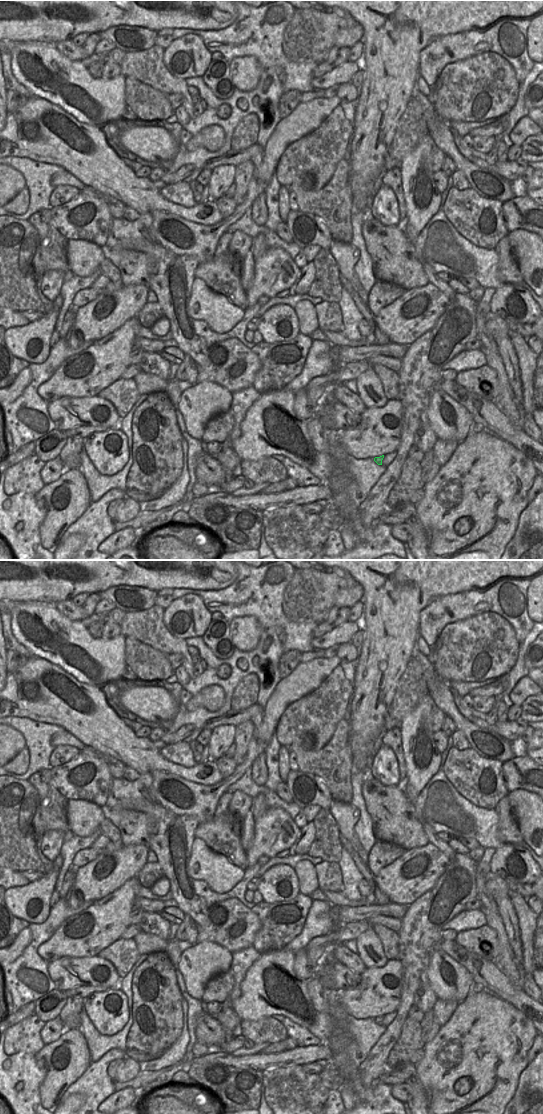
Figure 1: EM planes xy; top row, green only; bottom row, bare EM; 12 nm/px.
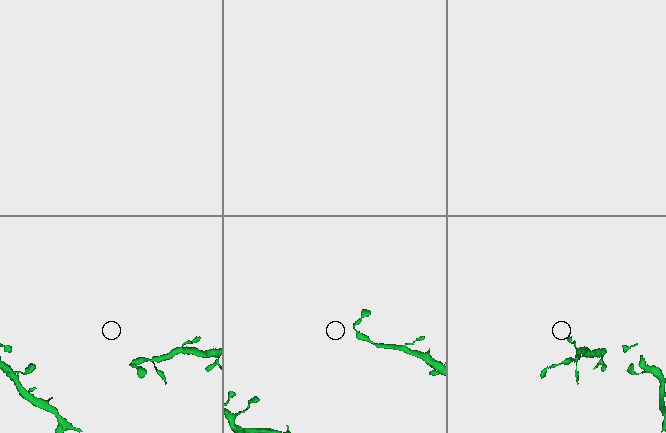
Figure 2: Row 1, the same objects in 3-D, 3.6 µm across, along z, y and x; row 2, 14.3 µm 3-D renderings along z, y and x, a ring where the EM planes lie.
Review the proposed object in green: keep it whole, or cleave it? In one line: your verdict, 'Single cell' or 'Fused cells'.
Single cell

